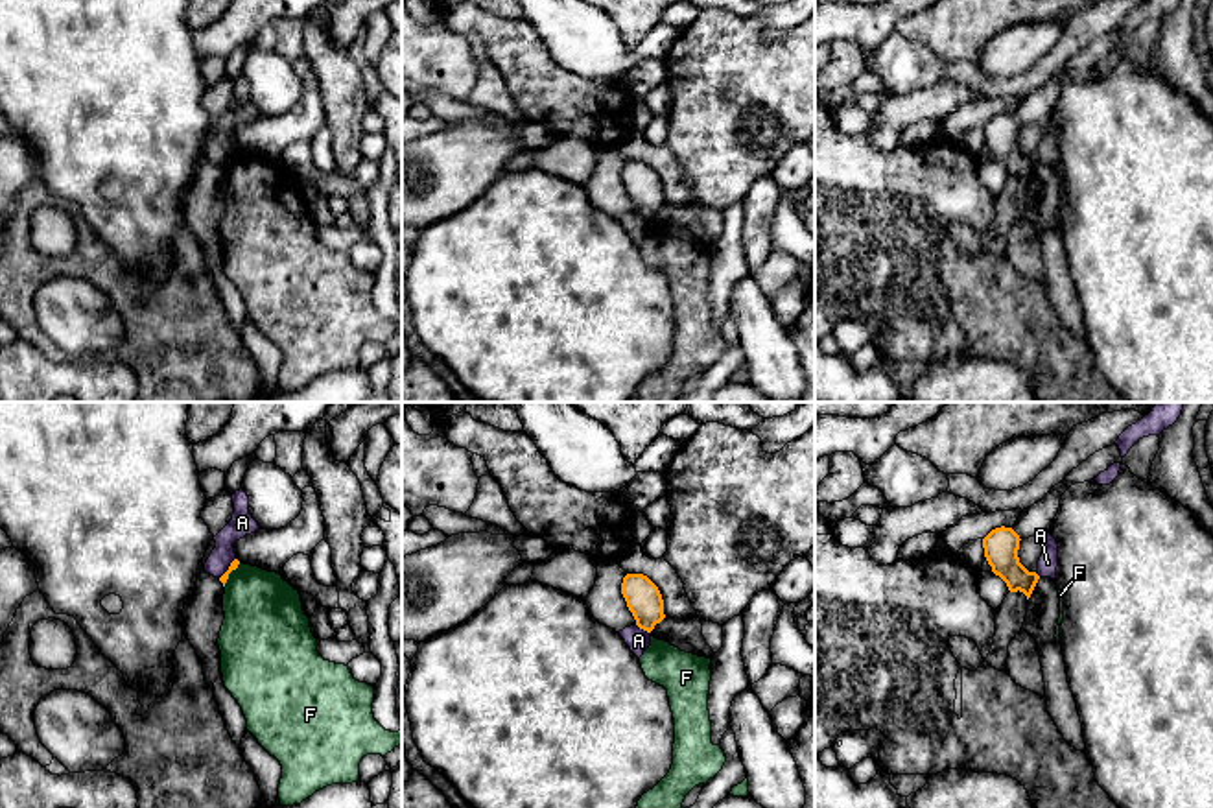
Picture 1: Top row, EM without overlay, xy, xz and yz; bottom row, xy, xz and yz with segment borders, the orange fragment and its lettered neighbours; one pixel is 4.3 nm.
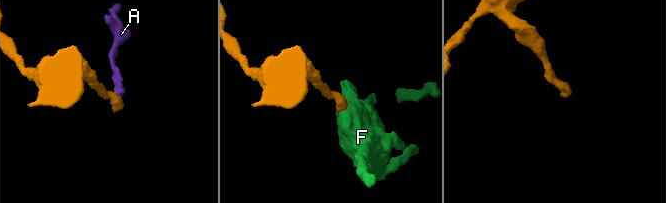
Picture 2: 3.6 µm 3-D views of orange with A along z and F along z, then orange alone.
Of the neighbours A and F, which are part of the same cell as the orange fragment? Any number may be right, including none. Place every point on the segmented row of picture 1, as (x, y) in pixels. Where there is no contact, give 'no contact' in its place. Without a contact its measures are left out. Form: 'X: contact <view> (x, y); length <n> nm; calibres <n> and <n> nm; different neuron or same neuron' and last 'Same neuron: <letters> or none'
A: contact xz (644, 629); length 80 nm; calibres 160 and 100 nm; different neuron
F: contact xy (229, 572); length 130 nm; calibres 40 and 340 nm; different neuron
Same neuron: none

